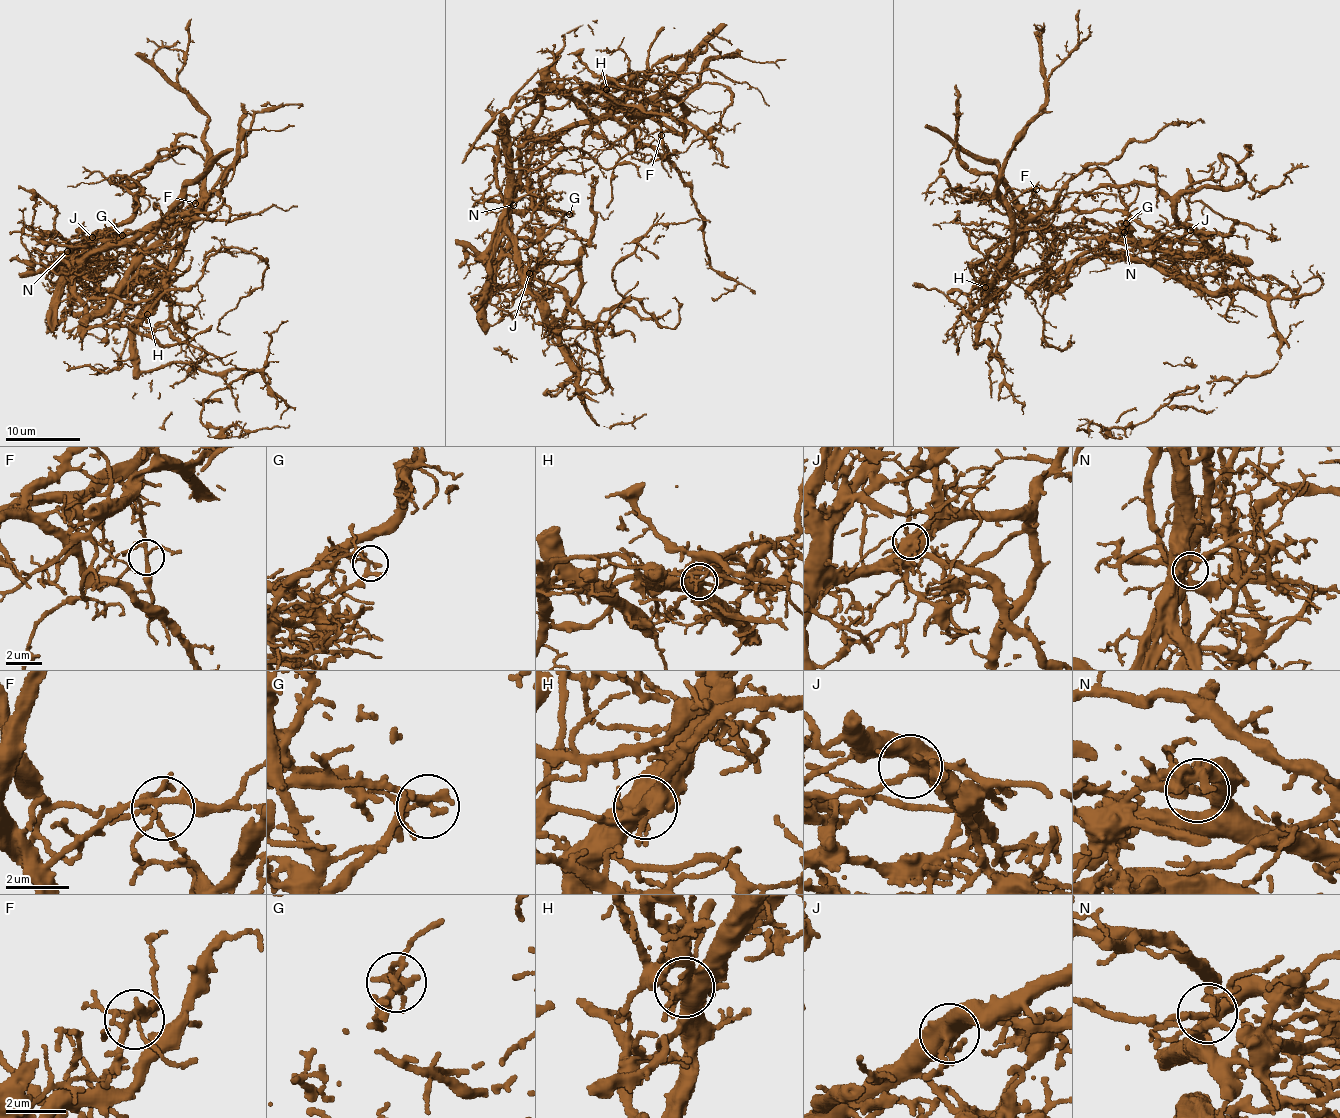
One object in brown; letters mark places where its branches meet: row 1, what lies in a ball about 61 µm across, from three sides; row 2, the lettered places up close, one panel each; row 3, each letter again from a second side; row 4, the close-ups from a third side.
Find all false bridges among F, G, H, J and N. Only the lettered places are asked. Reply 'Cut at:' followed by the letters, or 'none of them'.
Cut at: G, H

